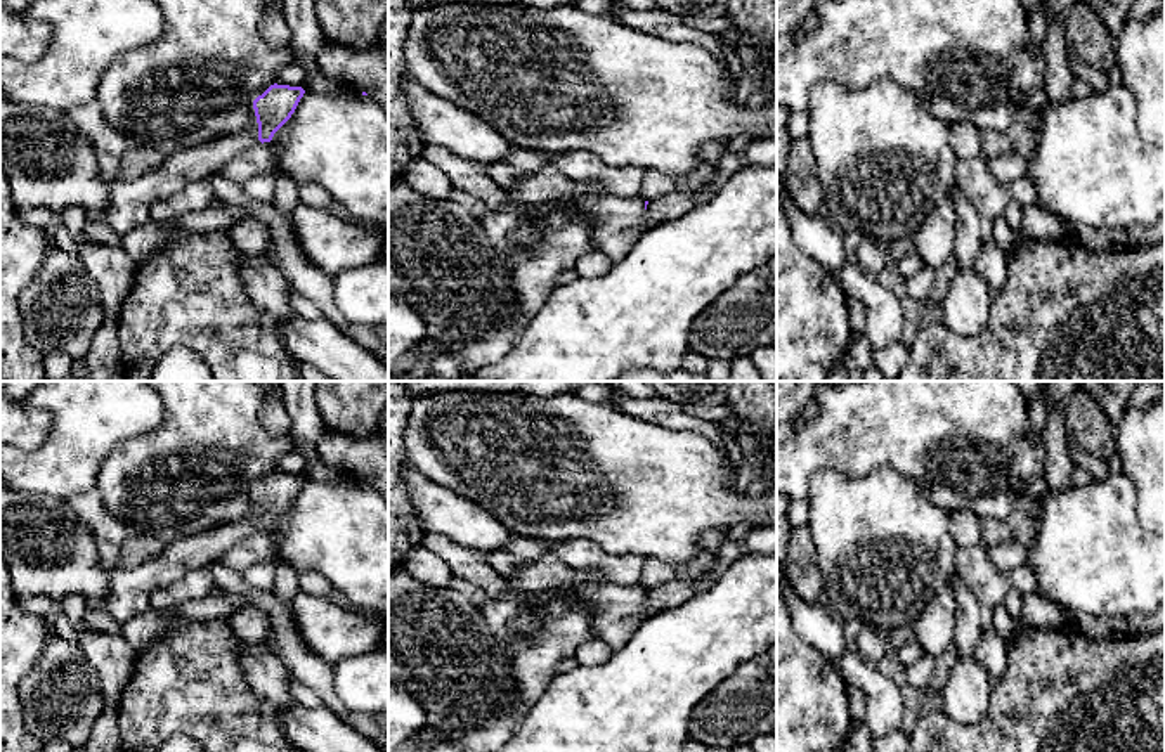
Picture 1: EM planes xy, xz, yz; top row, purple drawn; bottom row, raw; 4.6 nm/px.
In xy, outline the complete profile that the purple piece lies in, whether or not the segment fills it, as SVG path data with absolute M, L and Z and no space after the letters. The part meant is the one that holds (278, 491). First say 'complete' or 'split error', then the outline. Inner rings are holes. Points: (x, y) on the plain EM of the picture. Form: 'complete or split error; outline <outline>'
split error; outline M270 473L253 489L255 508L246 516L177 539L137 568L116 567L111 574L109 598L87 601L87 608L106 612L120 624L149 612L151 594L158 587L172 586L191 570L206 568L244 537L270 530L291 506L303 482L302 475Z

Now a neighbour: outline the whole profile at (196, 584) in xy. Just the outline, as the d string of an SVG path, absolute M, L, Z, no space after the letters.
M208 568L191 570L172 586L158 587L151 594L151 610L161 612L191 600L203 600L217 591L217 584Z

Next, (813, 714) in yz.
M777 594L777 752L843 750L851 724L837 664L796 634Z

